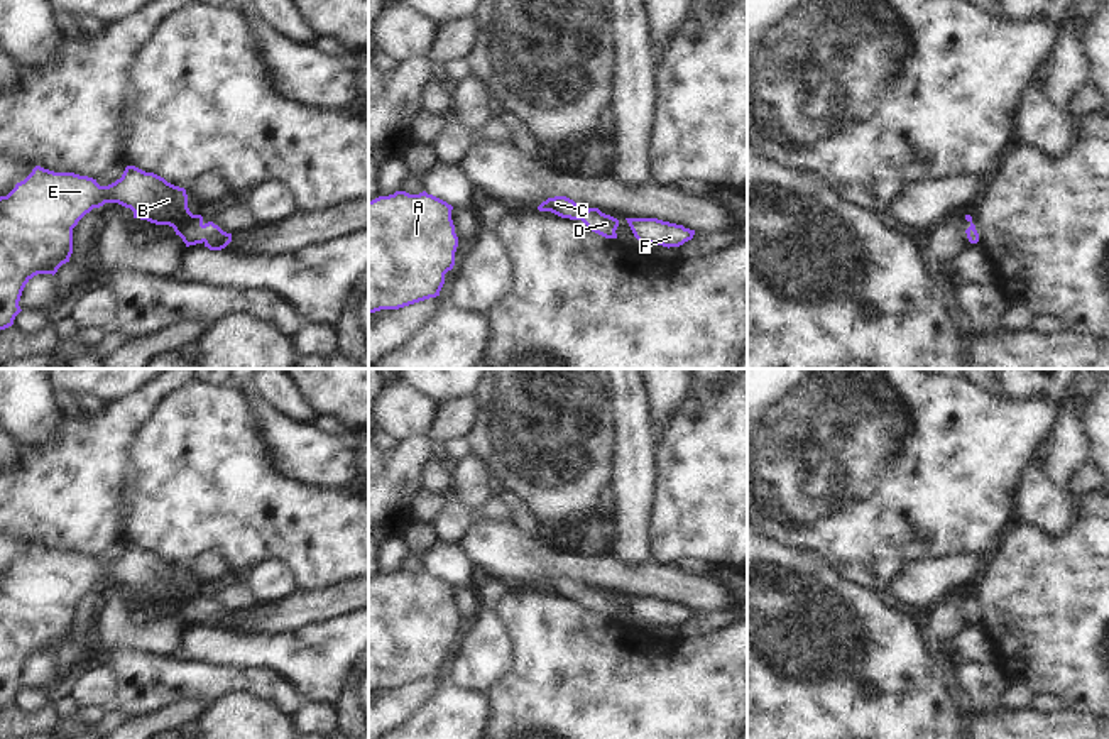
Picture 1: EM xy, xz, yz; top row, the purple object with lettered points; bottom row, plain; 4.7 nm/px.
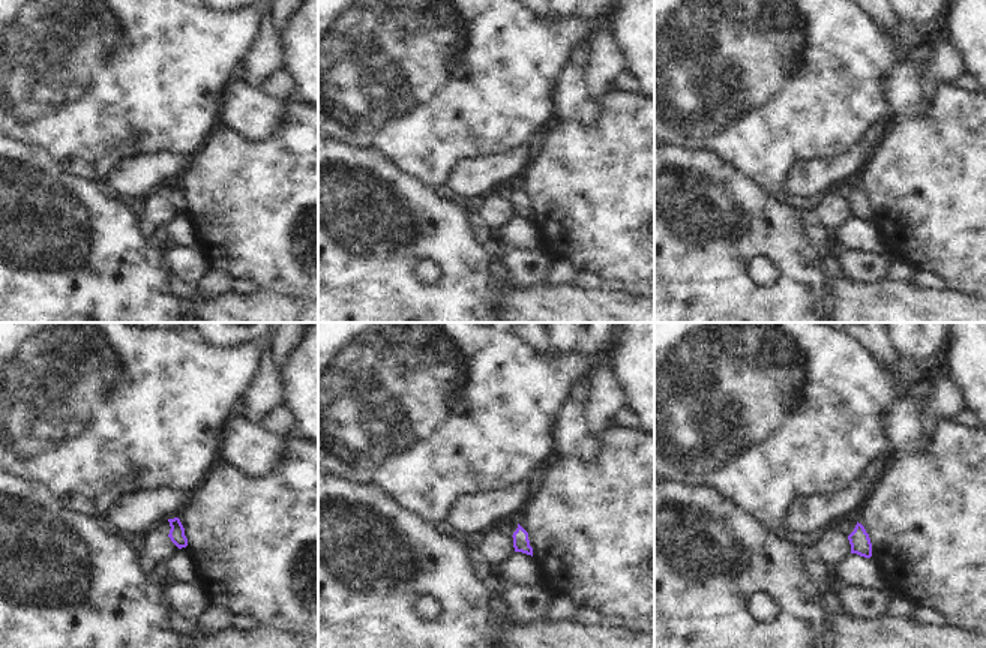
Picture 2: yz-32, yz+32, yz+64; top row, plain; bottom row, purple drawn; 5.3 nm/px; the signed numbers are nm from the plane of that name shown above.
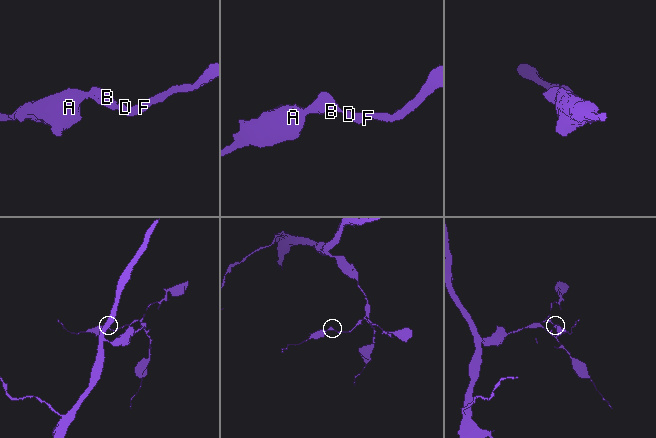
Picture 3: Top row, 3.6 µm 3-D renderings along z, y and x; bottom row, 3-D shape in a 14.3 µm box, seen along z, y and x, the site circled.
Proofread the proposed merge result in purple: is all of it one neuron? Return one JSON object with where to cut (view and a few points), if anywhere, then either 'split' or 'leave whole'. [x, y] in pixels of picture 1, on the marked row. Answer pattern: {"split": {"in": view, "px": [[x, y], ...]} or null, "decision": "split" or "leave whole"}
{"split": null, "decision": "leave whole"}

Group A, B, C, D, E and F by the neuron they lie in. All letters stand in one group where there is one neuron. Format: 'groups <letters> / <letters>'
groups A B C D E F

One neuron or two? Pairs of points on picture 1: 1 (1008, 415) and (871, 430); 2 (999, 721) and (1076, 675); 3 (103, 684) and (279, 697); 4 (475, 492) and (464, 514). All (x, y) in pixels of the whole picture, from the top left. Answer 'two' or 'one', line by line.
1: one
2: two
3: two
4: two

